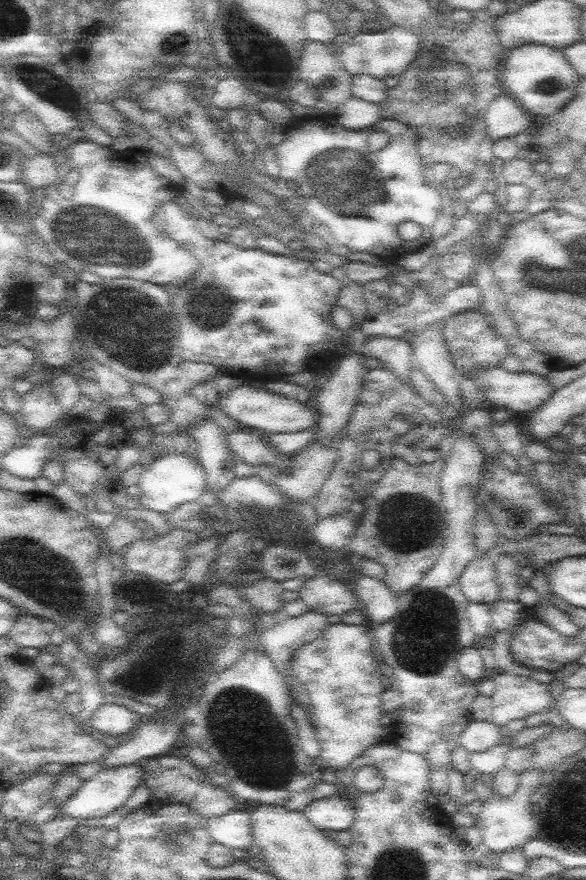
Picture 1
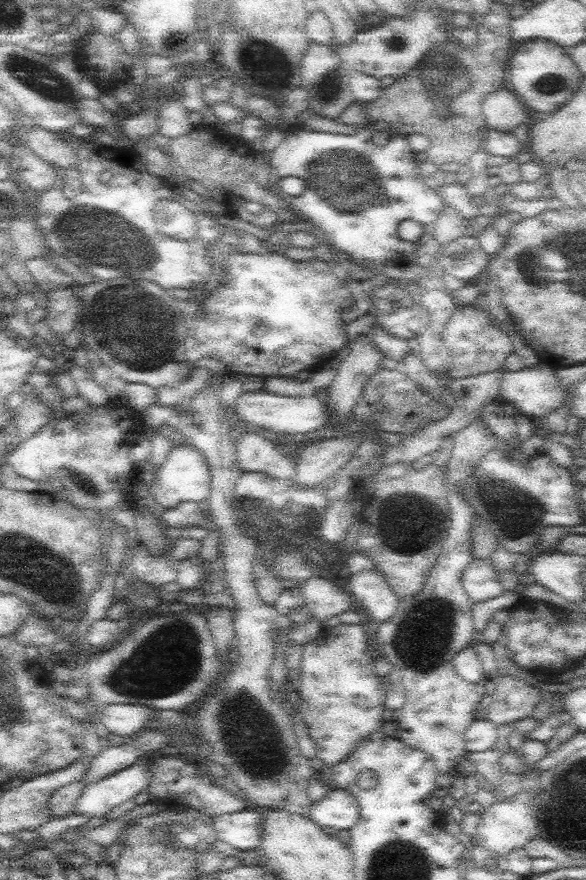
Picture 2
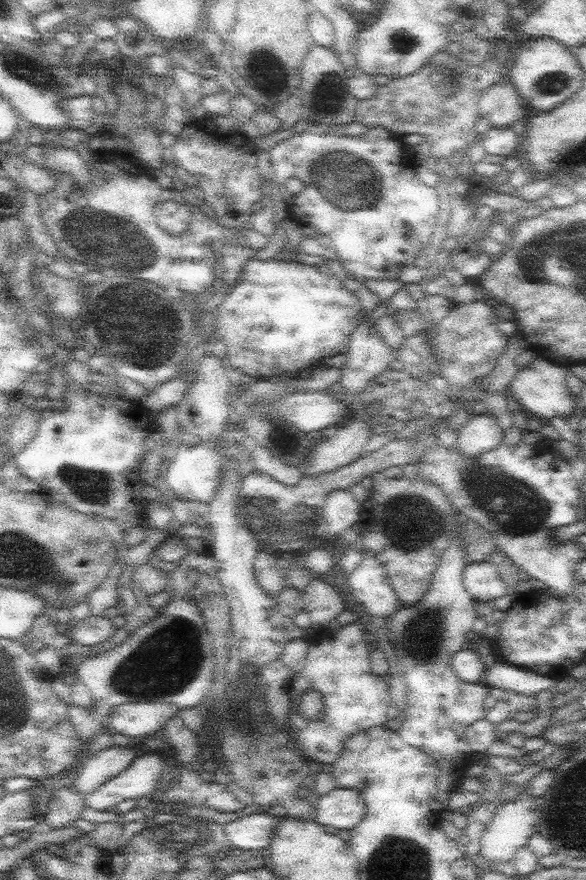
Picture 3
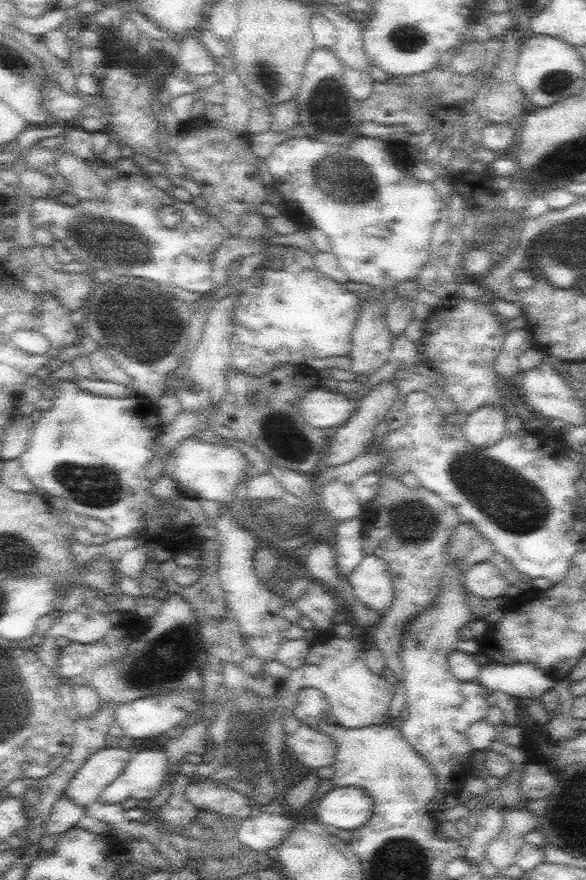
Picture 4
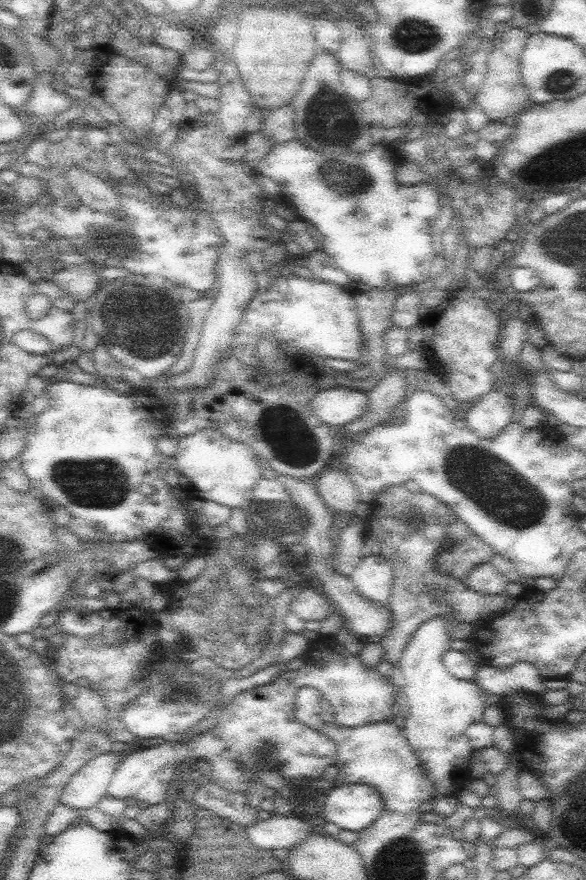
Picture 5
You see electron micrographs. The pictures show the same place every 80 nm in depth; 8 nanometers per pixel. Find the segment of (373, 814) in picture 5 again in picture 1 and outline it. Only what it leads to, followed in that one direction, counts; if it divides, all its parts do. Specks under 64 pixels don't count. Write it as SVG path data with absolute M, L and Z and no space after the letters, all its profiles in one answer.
M346 795L330 796L322 800L313 801L304 808L304 816L320 830L336 831L338 834L342 830L347 830L354 824L355 802L347 798Z

